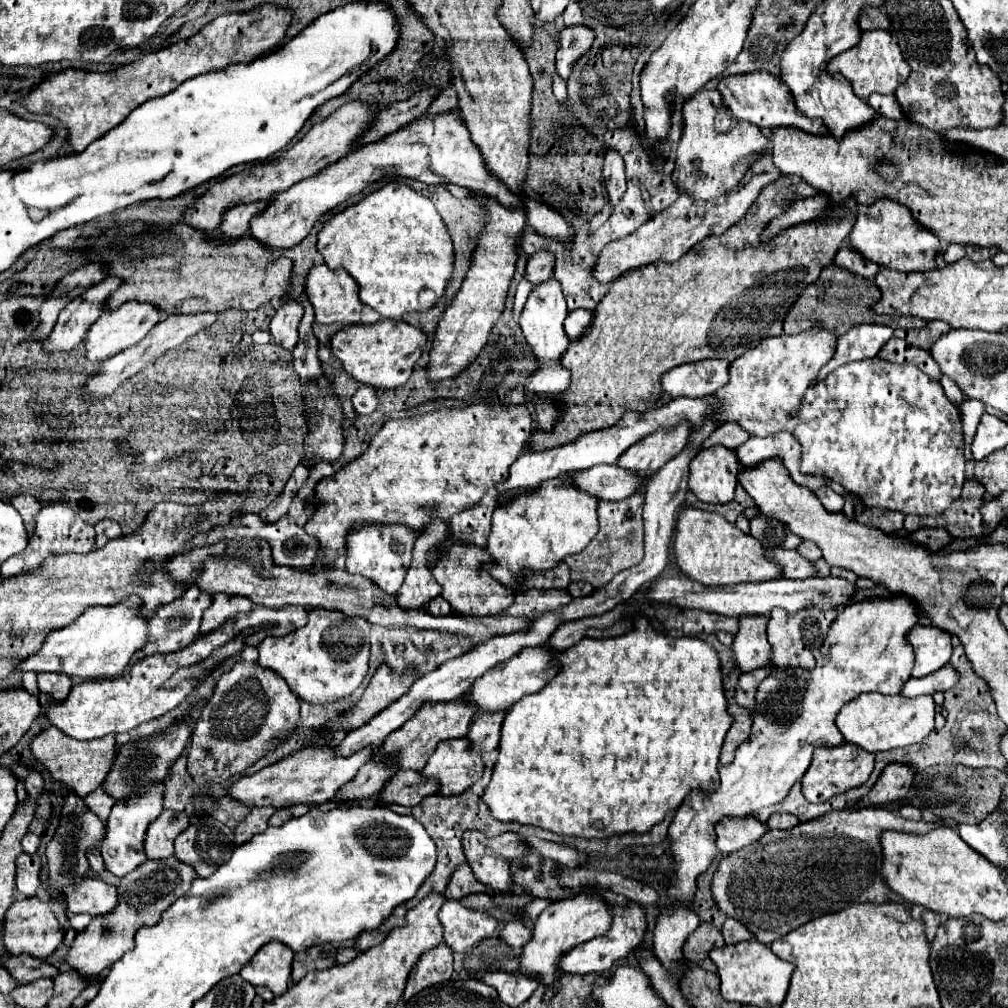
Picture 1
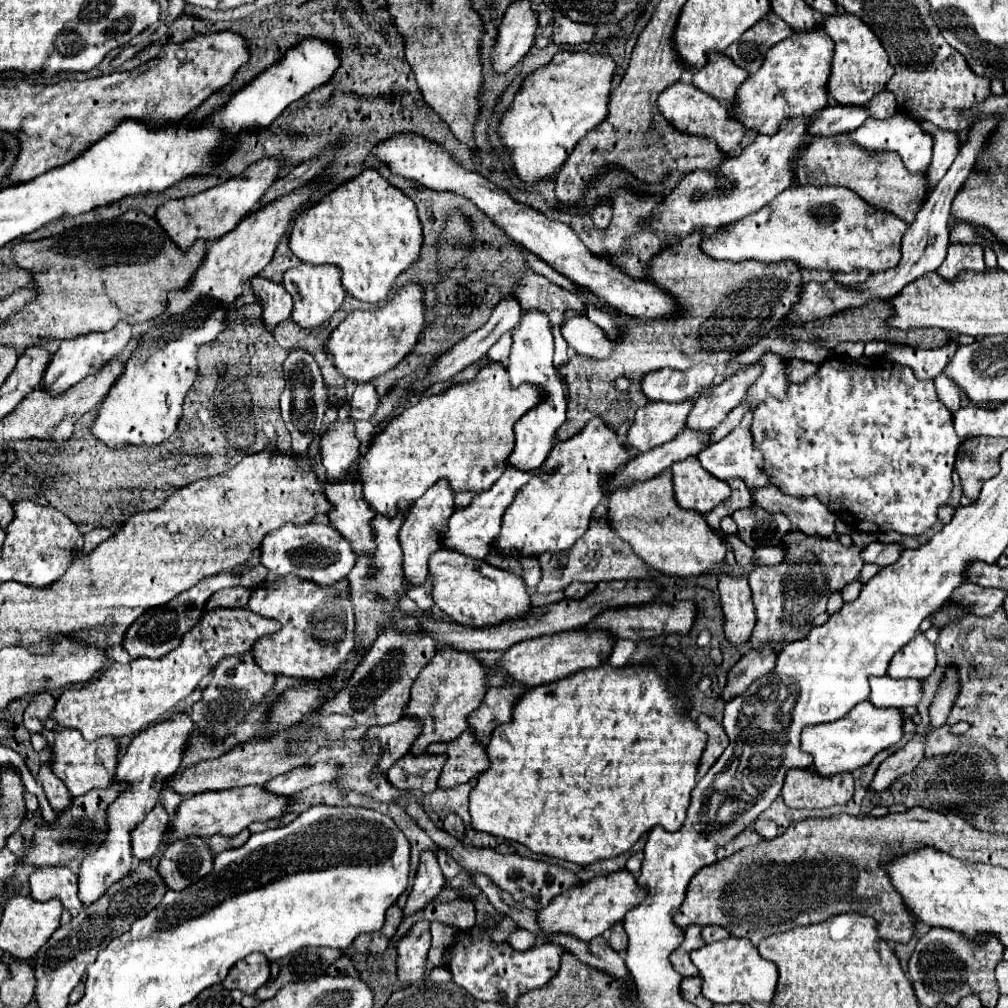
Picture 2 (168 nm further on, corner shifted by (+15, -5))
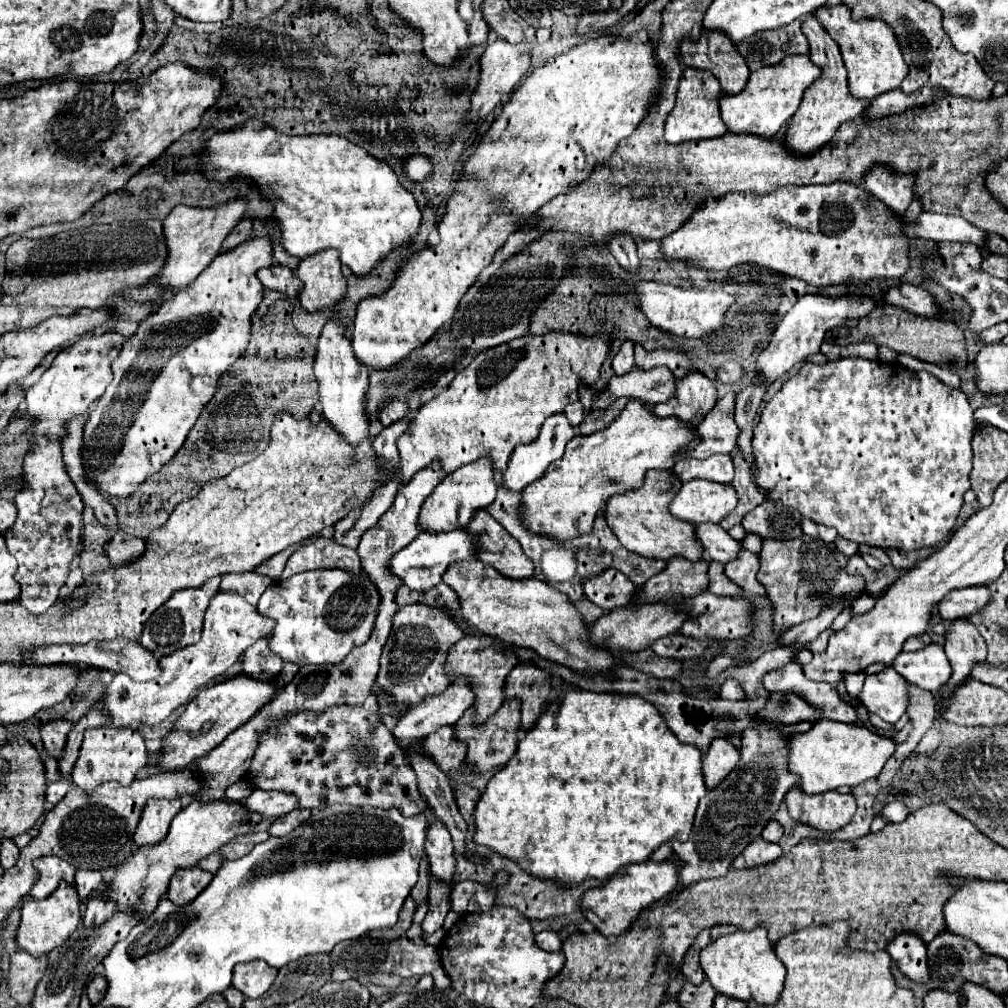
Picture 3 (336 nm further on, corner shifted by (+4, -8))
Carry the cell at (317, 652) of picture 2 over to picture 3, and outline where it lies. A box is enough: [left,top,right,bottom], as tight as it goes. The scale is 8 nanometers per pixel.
[257,569,379,665]

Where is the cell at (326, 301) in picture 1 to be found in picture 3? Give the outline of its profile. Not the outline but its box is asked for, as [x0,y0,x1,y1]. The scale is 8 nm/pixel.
[295,249,347,311]

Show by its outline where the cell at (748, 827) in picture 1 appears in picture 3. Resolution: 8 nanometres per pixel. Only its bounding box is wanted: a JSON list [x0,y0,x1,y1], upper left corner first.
[733,839,783,869]

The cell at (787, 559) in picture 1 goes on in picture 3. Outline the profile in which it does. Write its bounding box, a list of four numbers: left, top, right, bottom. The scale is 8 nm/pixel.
[695,523,741,563]

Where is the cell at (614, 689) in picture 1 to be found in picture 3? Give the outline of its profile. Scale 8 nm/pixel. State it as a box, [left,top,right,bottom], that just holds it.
[473,691,707,887]

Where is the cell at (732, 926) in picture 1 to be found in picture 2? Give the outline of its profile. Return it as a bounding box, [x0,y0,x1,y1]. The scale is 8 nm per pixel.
[702,926,730,944]

